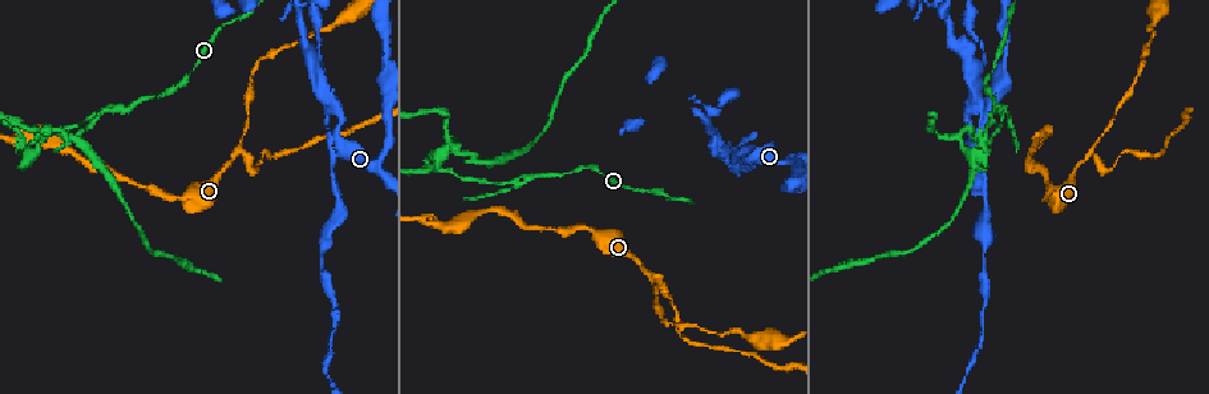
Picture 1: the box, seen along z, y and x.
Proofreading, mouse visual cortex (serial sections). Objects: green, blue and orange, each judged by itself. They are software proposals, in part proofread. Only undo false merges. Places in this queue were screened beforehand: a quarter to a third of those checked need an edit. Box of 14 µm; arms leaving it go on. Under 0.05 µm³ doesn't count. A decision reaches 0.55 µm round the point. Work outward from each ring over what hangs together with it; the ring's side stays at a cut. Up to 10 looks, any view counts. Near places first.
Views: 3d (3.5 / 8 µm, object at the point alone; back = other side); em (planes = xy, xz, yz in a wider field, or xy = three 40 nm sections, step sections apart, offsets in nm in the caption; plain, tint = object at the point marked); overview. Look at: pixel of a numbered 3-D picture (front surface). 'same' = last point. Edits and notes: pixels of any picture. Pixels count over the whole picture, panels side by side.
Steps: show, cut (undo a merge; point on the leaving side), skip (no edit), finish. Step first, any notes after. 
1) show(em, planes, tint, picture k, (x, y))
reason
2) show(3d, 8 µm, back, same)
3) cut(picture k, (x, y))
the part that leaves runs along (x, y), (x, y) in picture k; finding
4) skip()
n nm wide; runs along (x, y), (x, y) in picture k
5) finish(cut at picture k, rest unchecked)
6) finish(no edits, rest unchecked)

show(3d, 3.5 µm, picture 1, (724, 161))
three-way junction

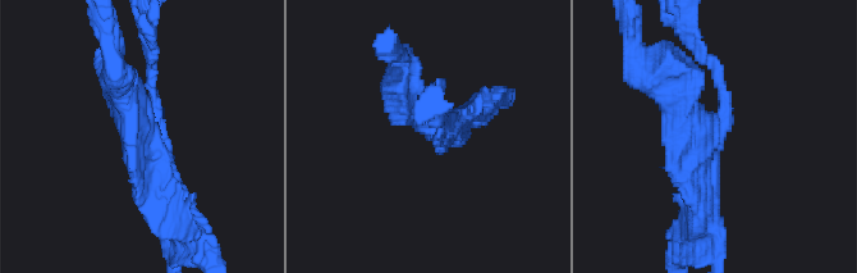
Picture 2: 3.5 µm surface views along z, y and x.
show(em, xy, step 2, tint, picture 2, (434, 131))

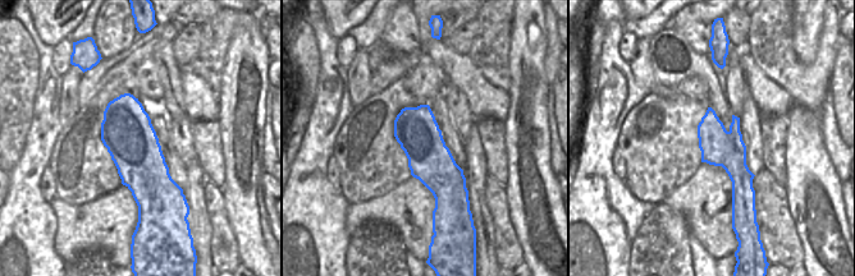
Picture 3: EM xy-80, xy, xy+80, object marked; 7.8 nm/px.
cut(picture 2, (715, 69))
340 nm wide; two cells meet here

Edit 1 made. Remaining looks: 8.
show(overview)
redraw

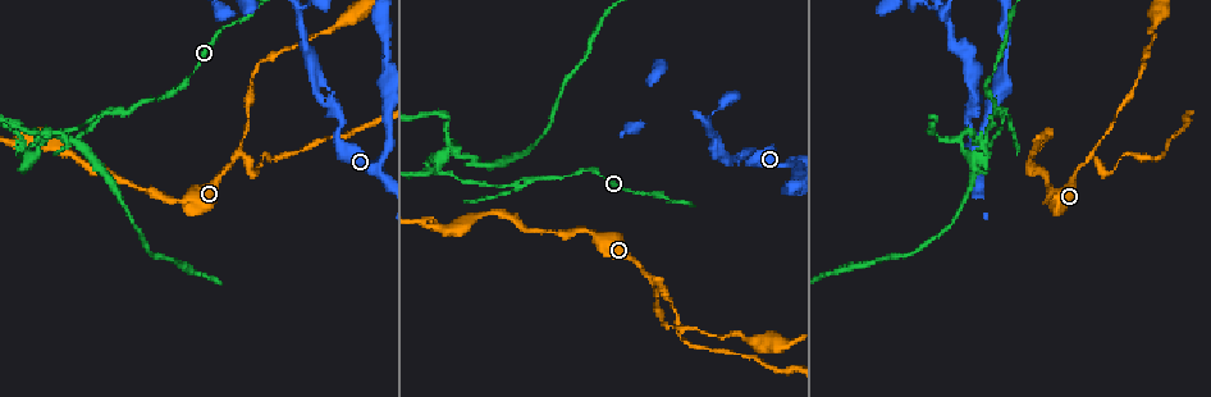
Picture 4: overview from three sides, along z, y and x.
show(3d, 3.5 µm, back, picture 4, (338, 139))
sharp bend

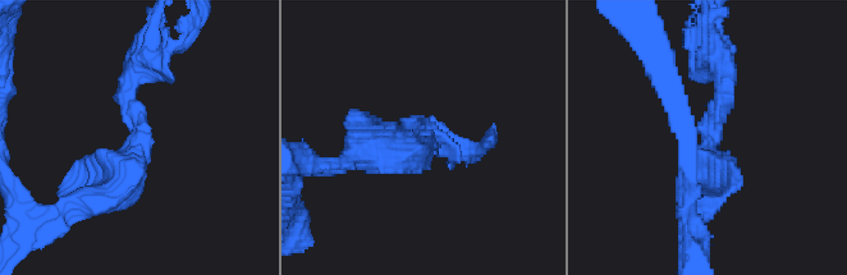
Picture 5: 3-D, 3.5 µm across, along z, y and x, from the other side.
show(em, planes, tint, picture 5, (142, 143))
arms of 250, 400 nm

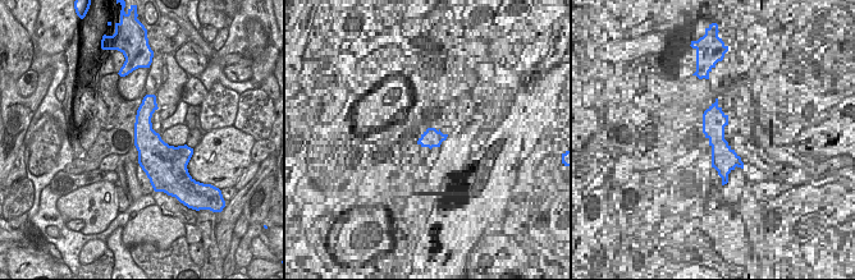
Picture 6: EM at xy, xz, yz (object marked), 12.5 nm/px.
skip()
runs along (85, 201), (128, 178), (136, 68) in picture 5; all the same cell

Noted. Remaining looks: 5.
show(3d, 3.5 µm, back, picture 4, (300, 12))
three arms meet

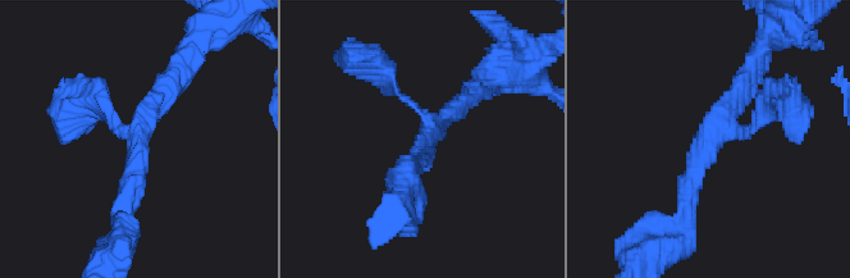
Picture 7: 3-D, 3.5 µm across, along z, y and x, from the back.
show(em, xy, step 1, tint, picture 7, (712, 140))
3 arms; arms of 100, 250, 250 nm

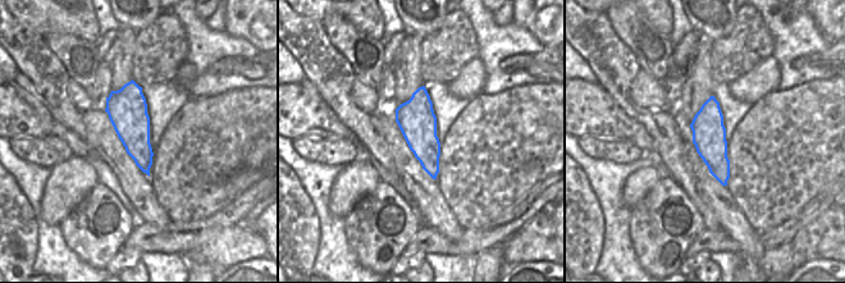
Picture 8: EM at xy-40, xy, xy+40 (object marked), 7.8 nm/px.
skip()
one cell here

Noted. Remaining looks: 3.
show(3d, 8 µm, picture 4, (117, 113))
branch point

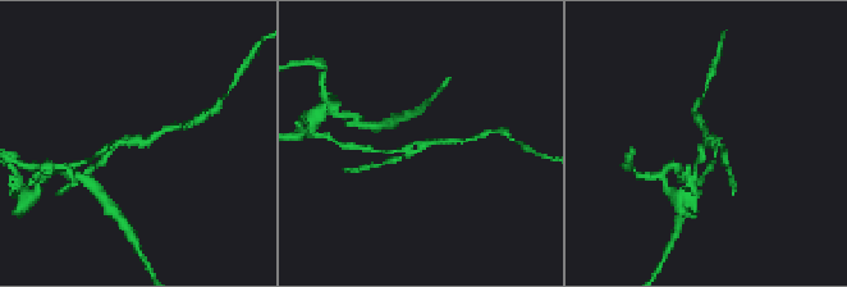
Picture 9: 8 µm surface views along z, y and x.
show(em, planes, tint, picture 9, (135, 139))

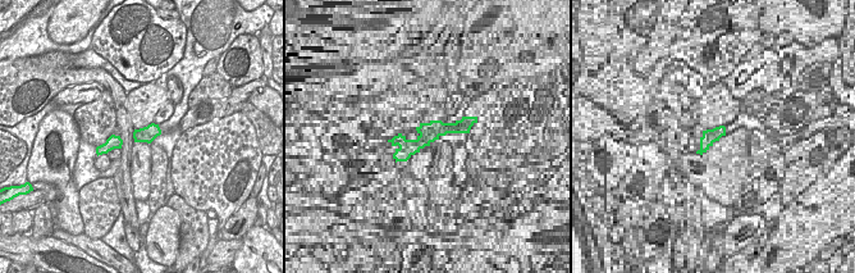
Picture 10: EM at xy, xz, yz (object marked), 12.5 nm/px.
cut(picture 9, (102, 159))
the part that leaves runs along (422, 146), (415, 153), (380, 165) in picture 9; a second cell is stuck on

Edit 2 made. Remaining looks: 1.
finish(cut at picture 2, cut at picture 9, rest unchecked)

